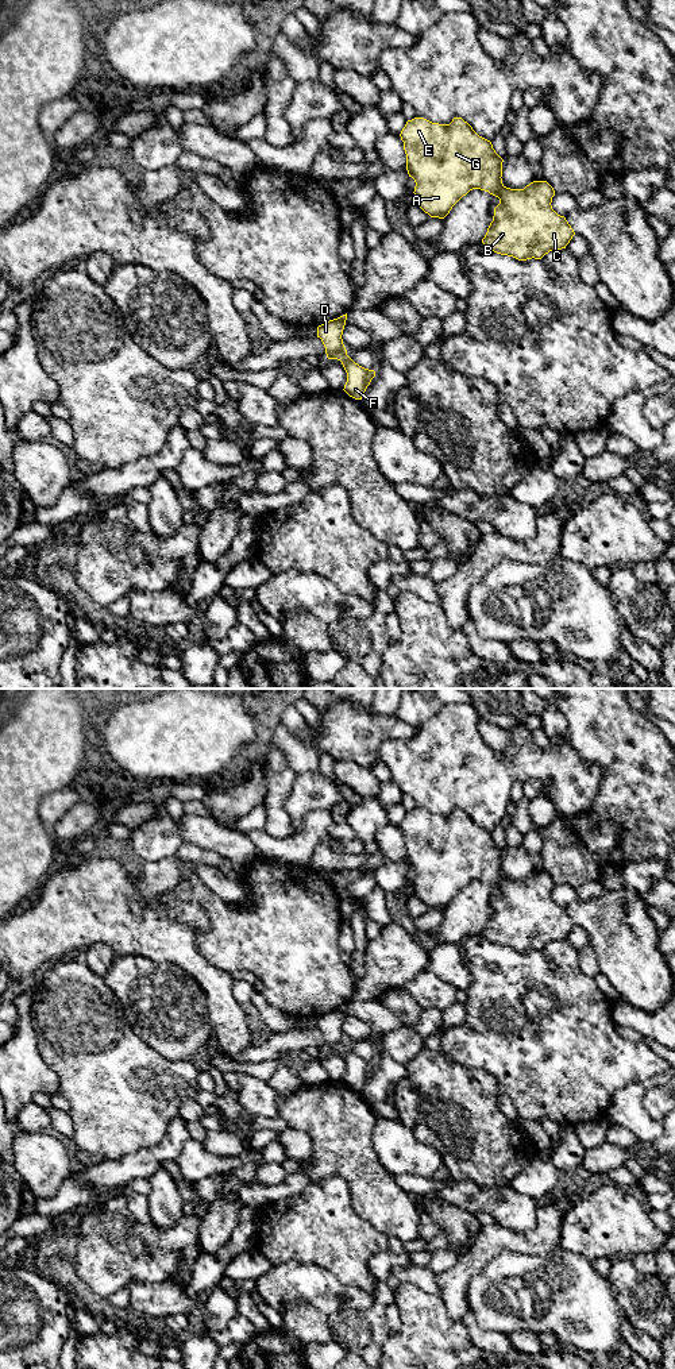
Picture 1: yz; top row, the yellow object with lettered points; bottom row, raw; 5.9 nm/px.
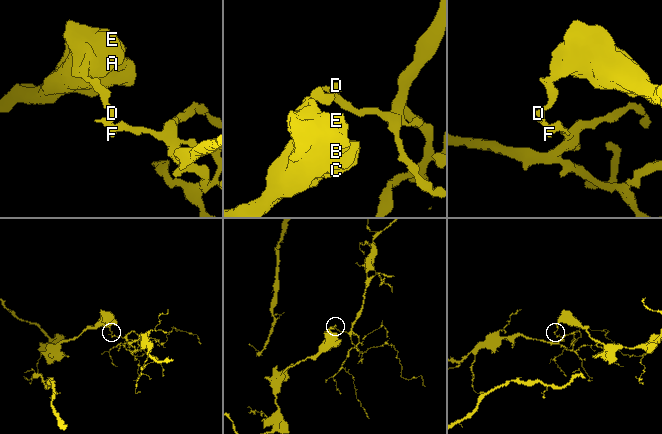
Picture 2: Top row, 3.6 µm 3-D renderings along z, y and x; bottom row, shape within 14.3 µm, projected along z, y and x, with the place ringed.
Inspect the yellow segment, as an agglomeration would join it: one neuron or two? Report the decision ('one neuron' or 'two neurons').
two neurons

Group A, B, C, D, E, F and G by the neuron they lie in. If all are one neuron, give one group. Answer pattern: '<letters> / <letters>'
A B C E G / D F

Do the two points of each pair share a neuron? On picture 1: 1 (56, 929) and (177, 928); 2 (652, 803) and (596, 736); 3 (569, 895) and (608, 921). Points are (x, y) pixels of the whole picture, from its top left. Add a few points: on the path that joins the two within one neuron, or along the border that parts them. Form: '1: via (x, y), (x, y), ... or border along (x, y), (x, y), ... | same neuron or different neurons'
1: via (85, 928), (147, 928) | same neuron
2: via (647, 786), (613, 752) | same neuron
3: border along (578, 899), (564, 907) | different neurons

